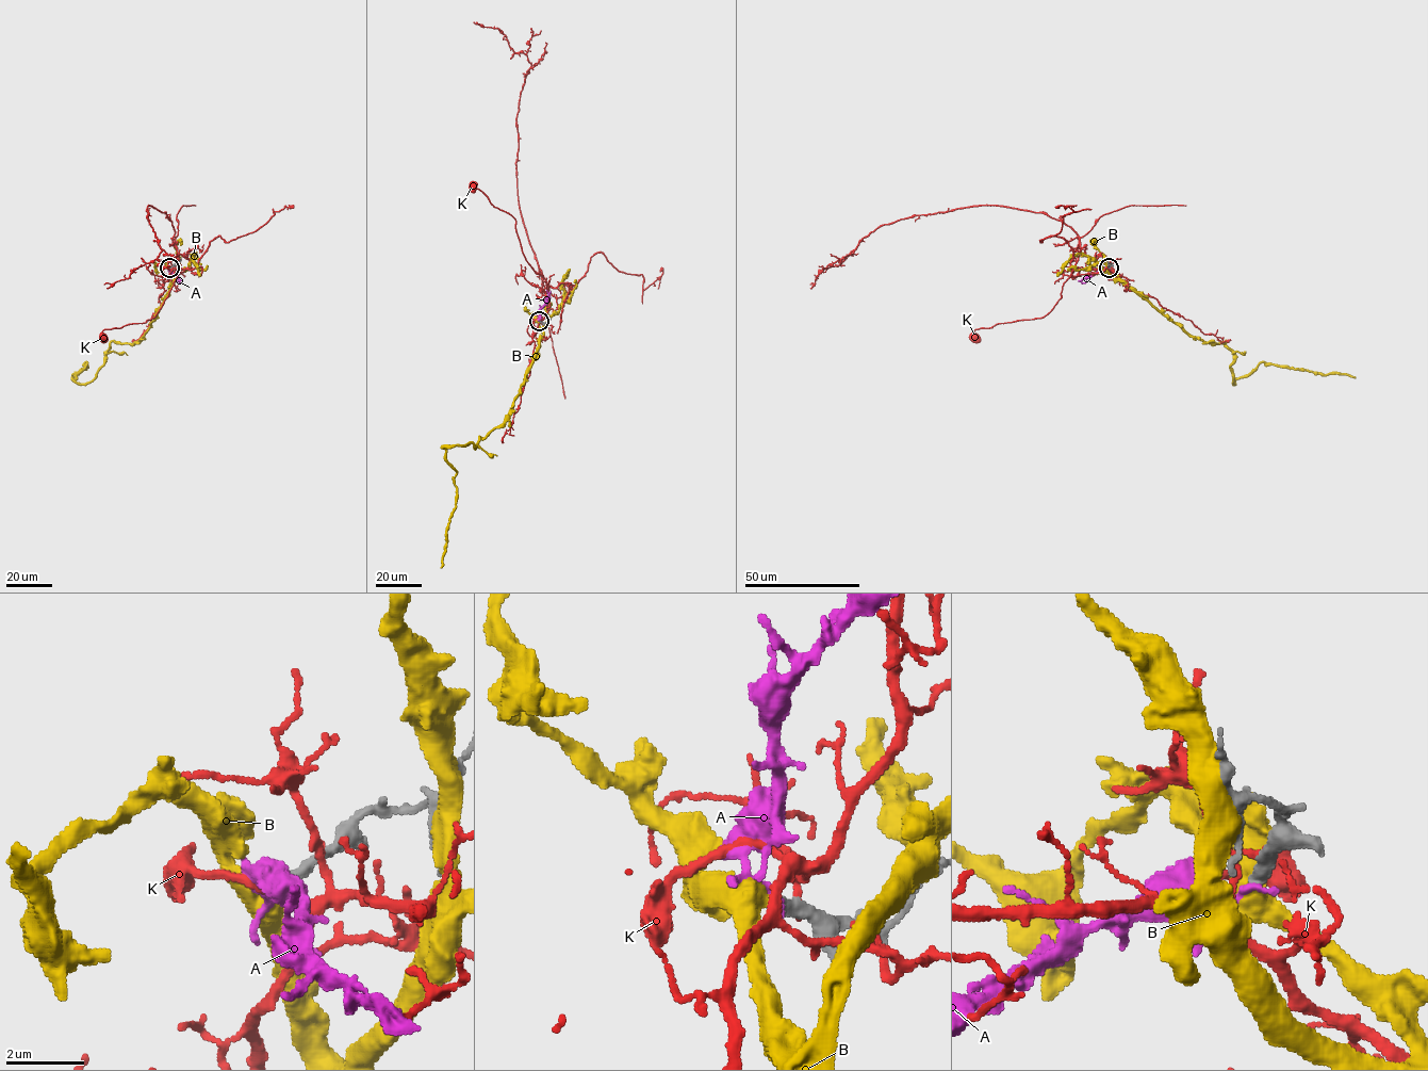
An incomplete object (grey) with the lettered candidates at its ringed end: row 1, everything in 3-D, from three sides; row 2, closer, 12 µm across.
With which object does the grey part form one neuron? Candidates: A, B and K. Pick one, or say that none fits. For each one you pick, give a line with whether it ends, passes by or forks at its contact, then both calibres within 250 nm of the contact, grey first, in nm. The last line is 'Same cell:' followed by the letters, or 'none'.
Same cell: none

